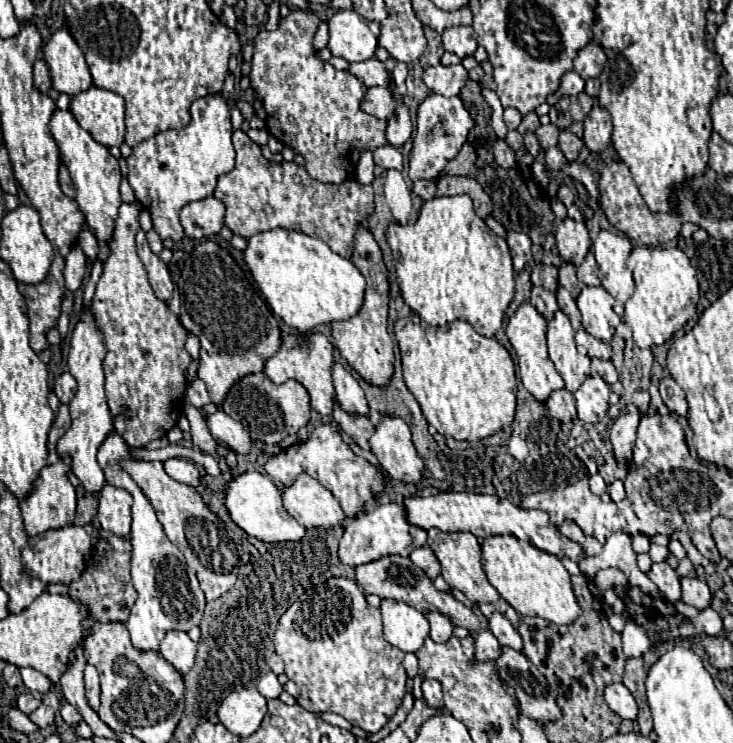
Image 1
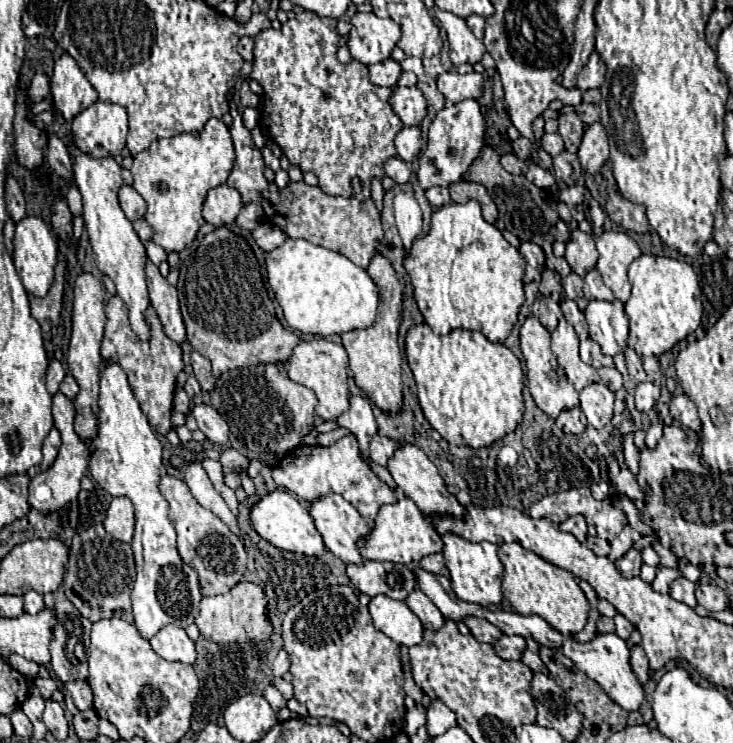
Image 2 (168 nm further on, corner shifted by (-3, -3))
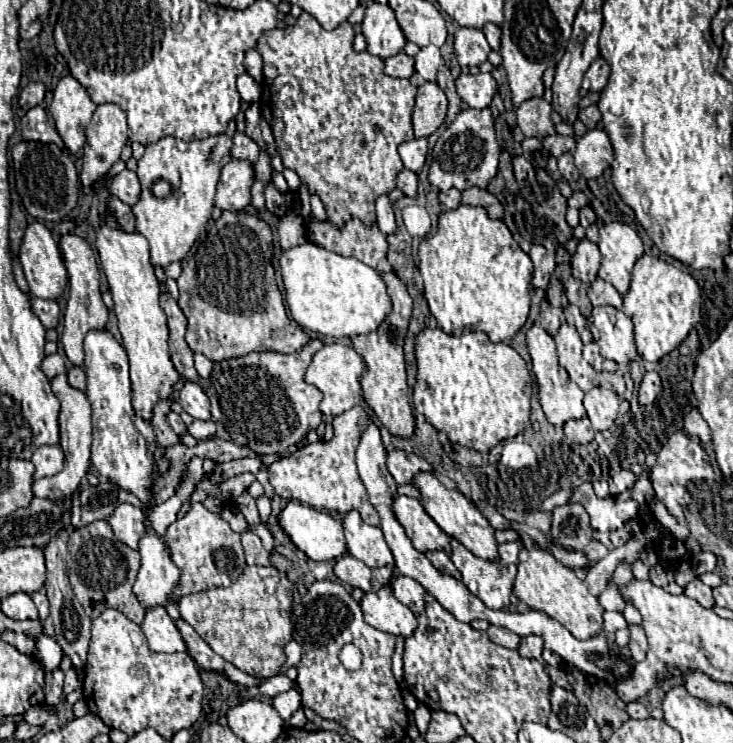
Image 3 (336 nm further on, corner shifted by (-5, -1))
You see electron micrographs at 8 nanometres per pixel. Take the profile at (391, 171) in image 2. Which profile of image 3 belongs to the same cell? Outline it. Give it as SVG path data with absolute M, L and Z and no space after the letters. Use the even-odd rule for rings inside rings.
M401 170L397 174L397 188L405 192L405 196L413 198L417 194L417 174L411 172L411 170Z

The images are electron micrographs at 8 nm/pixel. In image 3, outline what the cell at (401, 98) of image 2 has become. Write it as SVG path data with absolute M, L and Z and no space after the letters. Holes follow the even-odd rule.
M425 82L417 90L415 112L413 112L413 132L415 138L433 134L445 120L447 98L435 82Z

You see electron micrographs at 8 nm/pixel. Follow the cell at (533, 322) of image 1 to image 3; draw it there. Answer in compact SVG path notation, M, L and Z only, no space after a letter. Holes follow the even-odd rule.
M533 324L527 330L527 348L529 348L531 360L533 360L533 372L535 372L535 380L537 380L537 386L539 386L539 402L543 406L543 412L545 412L547 420L553 426L561 428L567 420L581 418L585 414L585 408L583 408L583 390L579 386L569 386L567 372L557 362L555 342L547 334L547 330L541 328L539 324Z

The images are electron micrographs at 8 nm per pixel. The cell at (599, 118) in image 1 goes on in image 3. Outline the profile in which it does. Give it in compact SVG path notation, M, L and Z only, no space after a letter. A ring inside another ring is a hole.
M587 130L577 142L575 166L585 178L597 178L613 162L613 148L605 130Z

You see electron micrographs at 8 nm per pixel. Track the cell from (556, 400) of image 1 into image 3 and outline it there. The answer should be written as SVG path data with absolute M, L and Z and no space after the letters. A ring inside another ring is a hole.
M588 416L581 419L569 420L564 425L565 437L576 444L586 445L594 439L594 431L591 427Z

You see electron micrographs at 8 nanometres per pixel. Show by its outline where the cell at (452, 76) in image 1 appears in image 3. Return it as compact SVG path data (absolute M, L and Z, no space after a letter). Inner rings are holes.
M459 74L455 80L459 98L471 108L485 108L491 104L493 94L497 92L497 82L491 74Z

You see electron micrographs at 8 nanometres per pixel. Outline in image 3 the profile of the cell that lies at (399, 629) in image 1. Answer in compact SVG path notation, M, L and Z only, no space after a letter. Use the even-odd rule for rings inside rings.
M389 586L381 588L379 592L367 592L361 600L361 610L365 622L369 622L373 628L409 638L417 630L417 618L415 614L397 602L393 596L393 590Z

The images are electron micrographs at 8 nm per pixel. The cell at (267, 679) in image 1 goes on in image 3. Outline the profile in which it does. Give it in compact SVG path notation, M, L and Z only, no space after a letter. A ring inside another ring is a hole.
M289 690L289 692L283 692L283 694L277 694L273 698L273 706L275 710L279 712L279 716L283 720L289 720L291 714L301 706L301 696L297 690Z

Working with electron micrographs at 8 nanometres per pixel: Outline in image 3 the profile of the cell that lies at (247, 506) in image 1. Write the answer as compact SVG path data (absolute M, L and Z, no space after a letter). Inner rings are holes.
M289 500L287 506L279 512L277 520L279 526L285 530L285 534L291 538L291 542L311 560L331 560L345 554L345 536L341 534L341 524L327 512L301 504L299 500Z

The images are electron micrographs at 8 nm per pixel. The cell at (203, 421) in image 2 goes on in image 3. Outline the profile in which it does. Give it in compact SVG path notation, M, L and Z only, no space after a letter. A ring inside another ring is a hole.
M185 382L181 394L179 394L179 404L187 414L191 414L197 420L213 420L209 412L209 398L201 390L201 386L193 382Z

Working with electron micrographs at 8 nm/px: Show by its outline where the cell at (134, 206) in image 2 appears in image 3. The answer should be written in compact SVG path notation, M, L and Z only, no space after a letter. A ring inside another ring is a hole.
M123 170L121 174L117 174L113 178L109 192L113 196L117 196L121 202L135 206L139 202L139 196L141 196L141 184L137 180L137 174L131 170Z

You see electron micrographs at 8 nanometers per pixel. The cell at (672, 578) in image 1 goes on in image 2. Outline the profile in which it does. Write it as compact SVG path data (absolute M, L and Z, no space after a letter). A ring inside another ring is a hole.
M679 576L679 578L671 584L671 592L669 592L669 594L671 594L675 600L679 600L679 602L691 606L691 608L697 606L697 600L695 600L695 584L689 582L689 580L683 578L683 576Z

